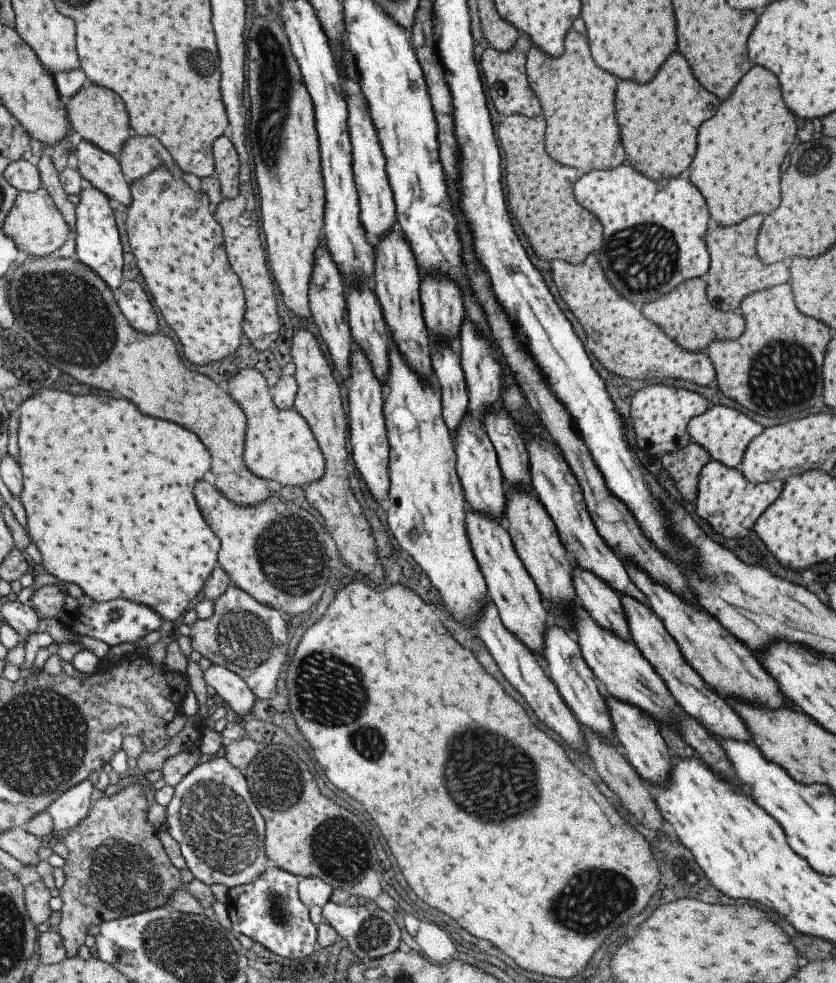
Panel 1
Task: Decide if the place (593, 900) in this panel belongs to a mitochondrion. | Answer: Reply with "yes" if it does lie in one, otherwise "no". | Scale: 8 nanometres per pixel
yes

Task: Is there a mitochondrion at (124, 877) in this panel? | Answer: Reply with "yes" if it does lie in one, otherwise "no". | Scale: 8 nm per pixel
yes

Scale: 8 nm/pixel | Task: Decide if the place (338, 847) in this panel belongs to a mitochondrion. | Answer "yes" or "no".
yes

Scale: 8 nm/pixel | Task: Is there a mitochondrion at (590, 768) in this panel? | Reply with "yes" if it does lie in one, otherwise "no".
no

